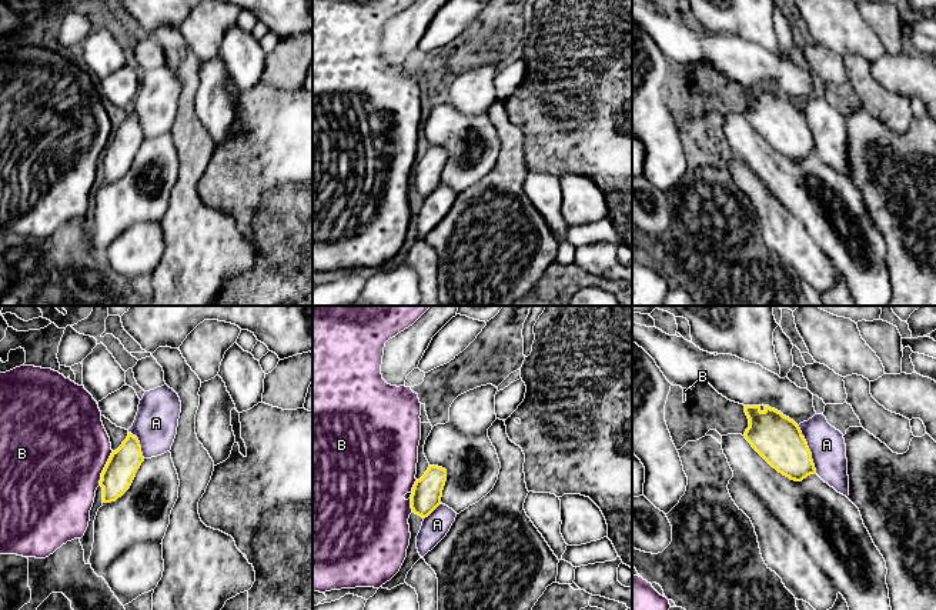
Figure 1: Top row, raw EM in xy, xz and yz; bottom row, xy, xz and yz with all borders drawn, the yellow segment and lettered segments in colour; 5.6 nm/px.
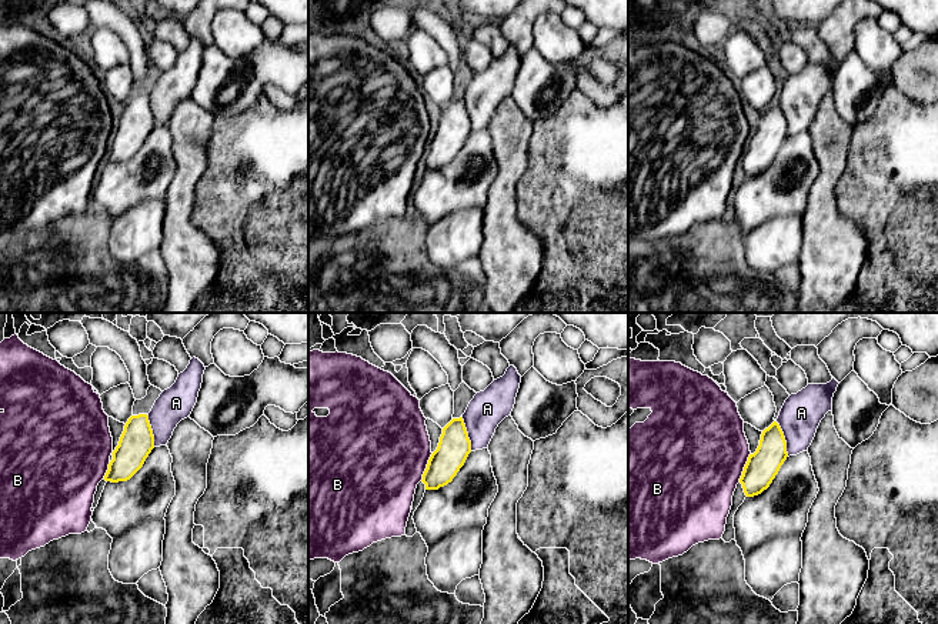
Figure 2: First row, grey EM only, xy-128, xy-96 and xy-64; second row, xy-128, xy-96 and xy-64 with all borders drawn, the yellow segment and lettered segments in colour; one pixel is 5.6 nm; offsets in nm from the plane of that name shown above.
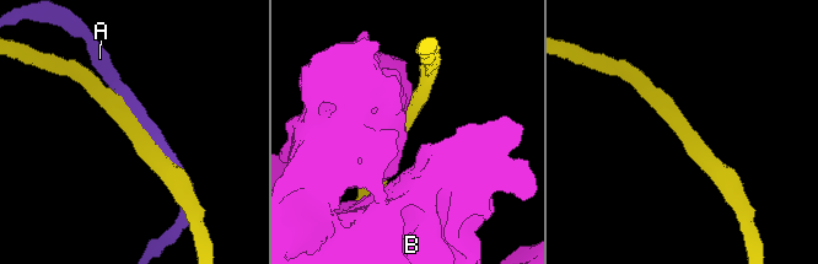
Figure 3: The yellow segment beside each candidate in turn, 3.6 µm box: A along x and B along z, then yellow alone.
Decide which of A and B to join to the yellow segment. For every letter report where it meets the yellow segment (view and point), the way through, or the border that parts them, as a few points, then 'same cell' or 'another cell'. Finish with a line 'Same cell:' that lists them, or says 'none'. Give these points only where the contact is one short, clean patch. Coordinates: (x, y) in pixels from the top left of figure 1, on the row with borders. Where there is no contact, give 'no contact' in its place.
A: meets yellow in yz at (808, 449); another cell
B: meets yellow in xy at (104, 469); another cell
Same cell: none

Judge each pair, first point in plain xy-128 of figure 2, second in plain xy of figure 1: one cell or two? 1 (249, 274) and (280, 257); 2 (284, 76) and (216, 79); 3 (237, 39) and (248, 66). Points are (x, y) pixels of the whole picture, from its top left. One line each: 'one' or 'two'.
1: one
2: one
3: one

